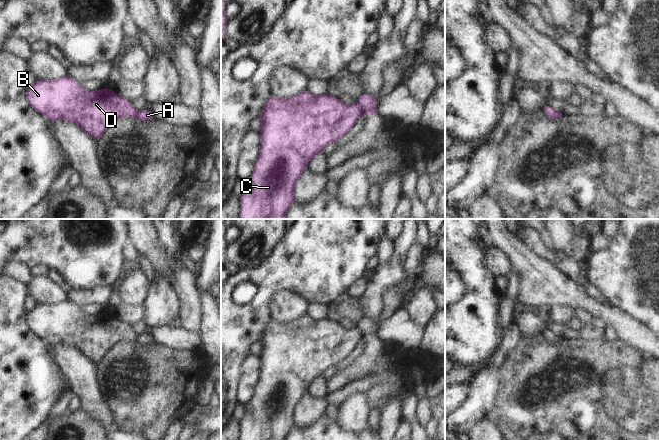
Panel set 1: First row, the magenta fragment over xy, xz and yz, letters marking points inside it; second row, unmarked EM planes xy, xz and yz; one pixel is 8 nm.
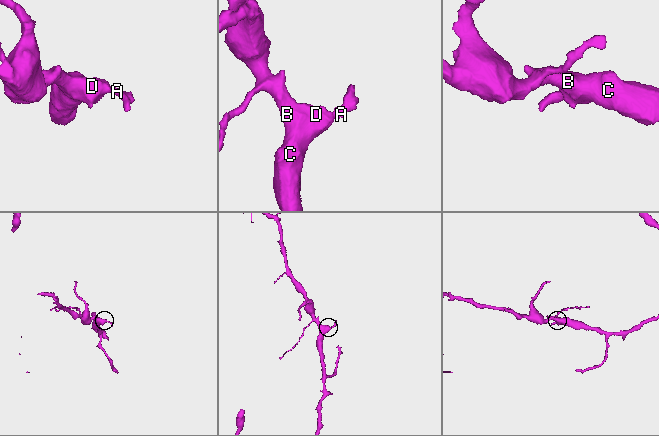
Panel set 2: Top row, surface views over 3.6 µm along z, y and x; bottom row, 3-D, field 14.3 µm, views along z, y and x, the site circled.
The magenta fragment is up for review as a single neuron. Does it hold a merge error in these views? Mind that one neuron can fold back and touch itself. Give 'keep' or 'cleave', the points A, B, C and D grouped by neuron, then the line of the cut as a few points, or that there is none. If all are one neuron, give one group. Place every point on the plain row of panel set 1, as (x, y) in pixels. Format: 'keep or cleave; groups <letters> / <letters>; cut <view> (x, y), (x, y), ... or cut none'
cleave; groups A / B C D; cut xz (356, 327), (363, 337)

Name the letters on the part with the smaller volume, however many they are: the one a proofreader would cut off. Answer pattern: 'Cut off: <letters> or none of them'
Cut off: A

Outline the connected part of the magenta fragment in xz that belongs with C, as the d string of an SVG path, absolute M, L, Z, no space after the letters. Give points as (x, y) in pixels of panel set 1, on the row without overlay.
M307 313L289 322L270 319L267 327L257 340L261 344L261 374L253 398L243 405L243 416L239 419L241 434L239 440L286 440L295 425L295 409L308 387L331 366L347 358L363 336L355 327L346 329L328 319L312 319Z

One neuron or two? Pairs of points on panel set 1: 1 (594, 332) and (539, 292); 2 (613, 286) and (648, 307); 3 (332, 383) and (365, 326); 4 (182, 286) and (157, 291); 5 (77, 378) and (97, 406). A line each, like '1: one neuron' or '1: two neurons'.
1: two neurons
2: one neuron
3: one neuron
4: two neurons
5: one neuron

